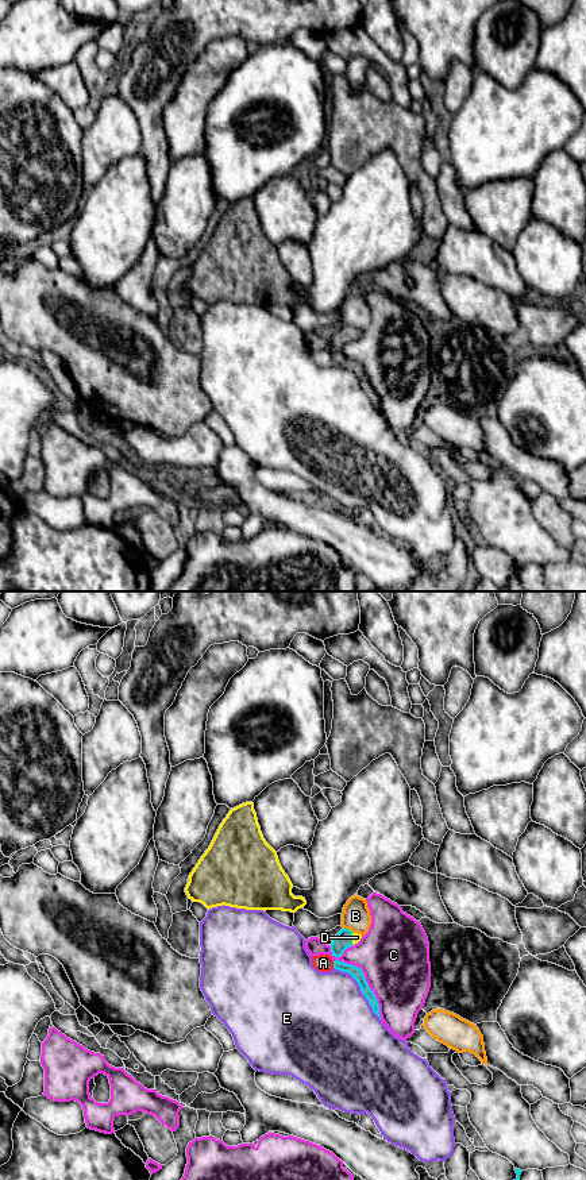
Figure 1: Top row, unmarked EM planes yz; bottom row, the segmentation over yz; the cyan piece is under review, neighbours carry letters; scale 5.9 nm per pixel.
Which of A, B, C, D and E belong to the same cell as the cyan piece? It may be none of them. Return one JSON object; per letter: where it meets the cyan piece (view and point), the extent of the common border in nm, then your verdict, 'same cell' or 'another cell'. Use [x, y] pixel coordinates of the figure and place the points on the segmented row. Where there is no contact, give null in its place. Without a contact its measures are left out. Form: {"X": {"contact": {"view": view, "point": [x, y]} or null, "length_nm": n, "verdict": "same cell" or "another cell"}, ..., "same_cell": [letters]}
{"A": {"contact": {"view": "yz", "point": [334, 964]}, "length_nm": 40, "verdict": "another cell"}, "B": {"contact": {"view": "yz", "point": [349, 929]}, "length_nm": 80, "verdict": "another cell"}, "C": {"contact": {"view": "yz", "point": [363, 976]}, "length_nm": 550, "verdict": "another cell"}, "D": {"contact": {"view": "yz", "point": [351, 939]}, "length_nm": 80, "verdict": "same cell"}, "E": {"contact": {"view": "yz", "point": [361, 990]}, "length_nm": 420, "verdict": "another cell"}, "same_cell": ["D"]}

